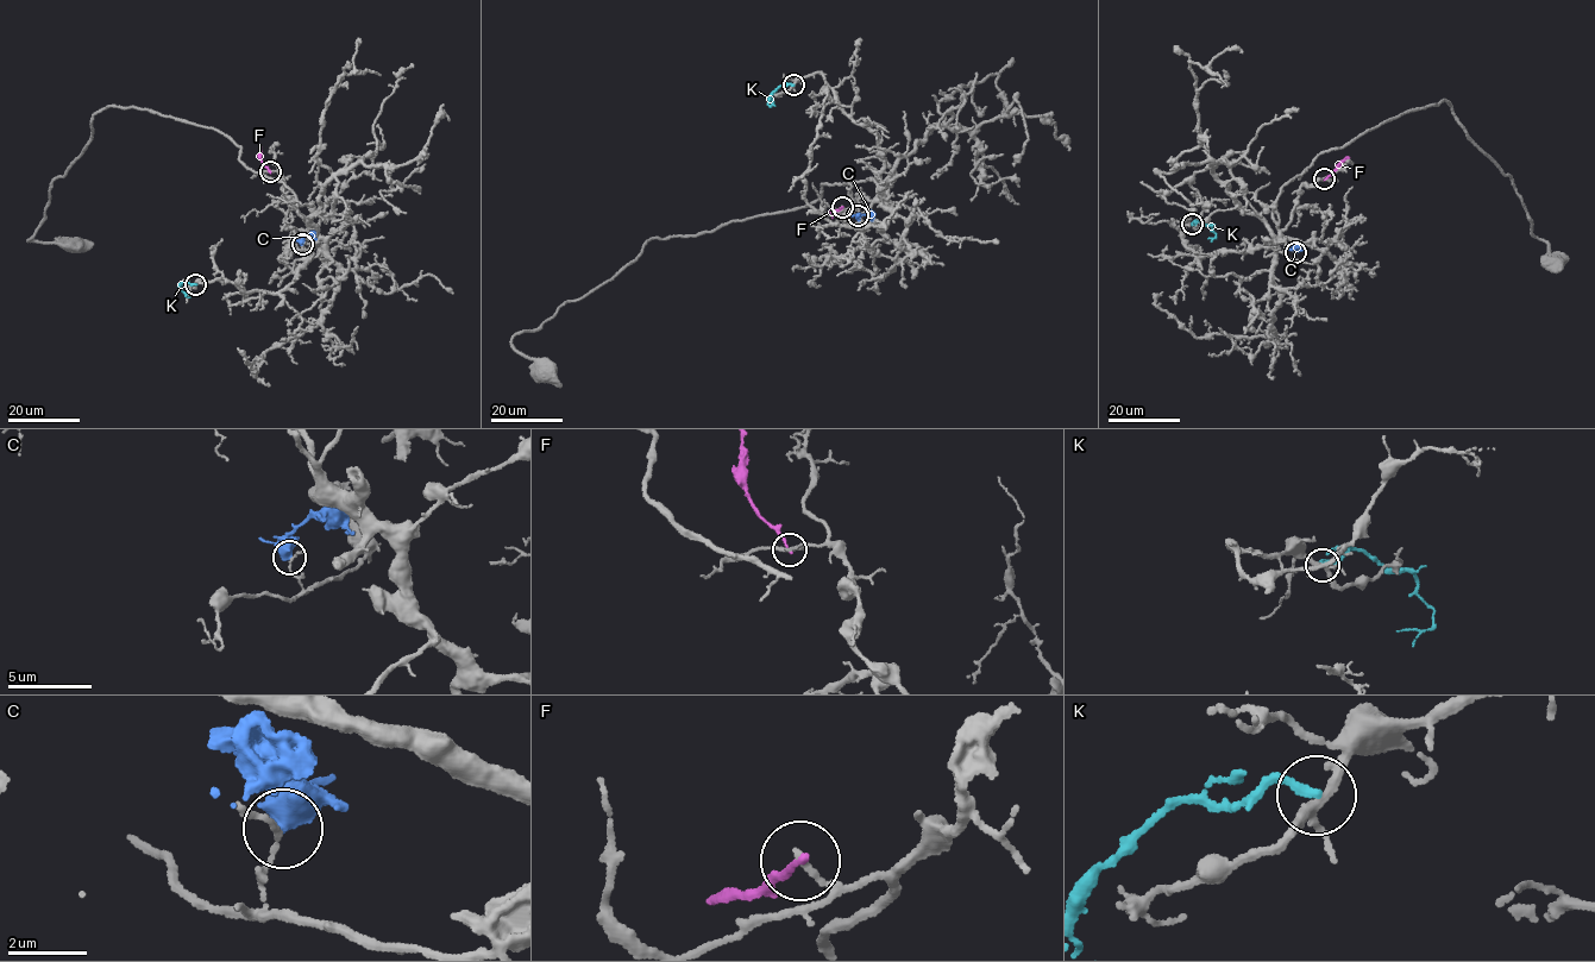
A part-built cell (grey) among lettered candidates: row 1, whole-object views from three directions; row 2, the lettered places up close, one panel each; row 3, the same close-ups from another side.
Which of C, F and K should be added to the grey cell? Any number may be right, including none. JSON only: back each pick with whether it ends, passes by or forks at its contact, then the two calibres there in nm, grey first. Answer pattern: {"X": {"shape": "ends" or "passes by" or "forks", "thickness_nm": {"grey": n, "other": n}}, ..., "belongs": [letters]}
{"belongs": []}

